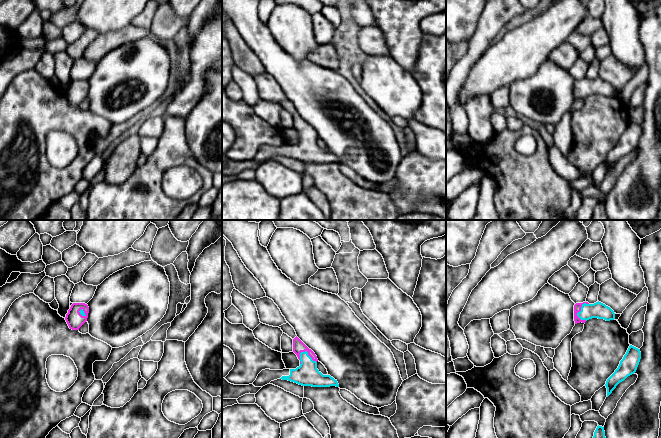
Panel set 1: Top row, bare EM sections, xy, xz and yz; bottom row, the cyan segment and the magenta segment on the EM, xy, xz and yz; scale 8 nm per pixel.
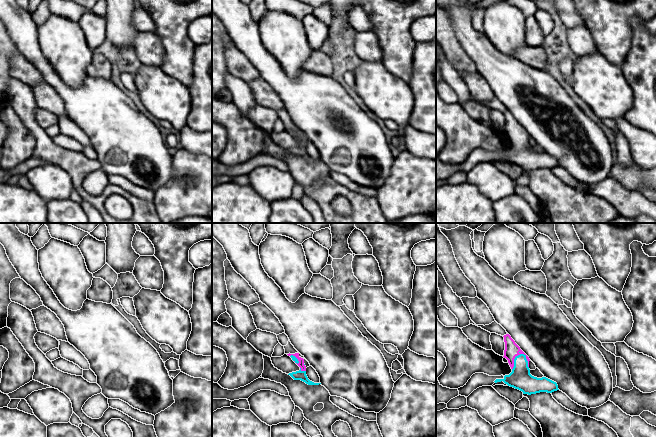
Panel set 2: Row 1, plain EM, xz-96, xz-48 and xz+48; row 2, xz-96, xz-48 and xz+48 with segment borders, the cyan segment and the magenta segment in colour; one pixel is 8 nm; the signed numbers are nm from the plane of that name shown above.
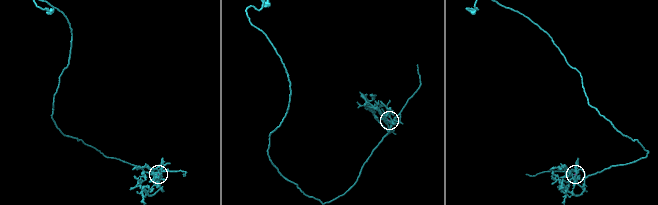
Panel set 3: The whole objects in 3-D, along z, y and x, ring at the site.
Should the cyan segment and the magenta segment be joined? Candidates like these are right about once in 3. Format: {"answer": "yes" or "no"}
{"answer": "yes"}

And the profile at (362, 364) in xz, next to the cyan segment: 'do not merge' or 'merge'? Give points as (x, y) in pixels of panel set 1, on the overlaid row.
do not merge

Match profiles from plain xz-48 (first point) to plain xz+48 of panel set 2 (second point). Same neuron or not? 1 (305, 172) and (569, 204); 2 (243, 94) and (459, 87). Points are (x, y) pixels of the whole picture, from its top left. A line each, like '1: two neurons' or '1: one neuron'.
1: one neuron
2: one neuron

